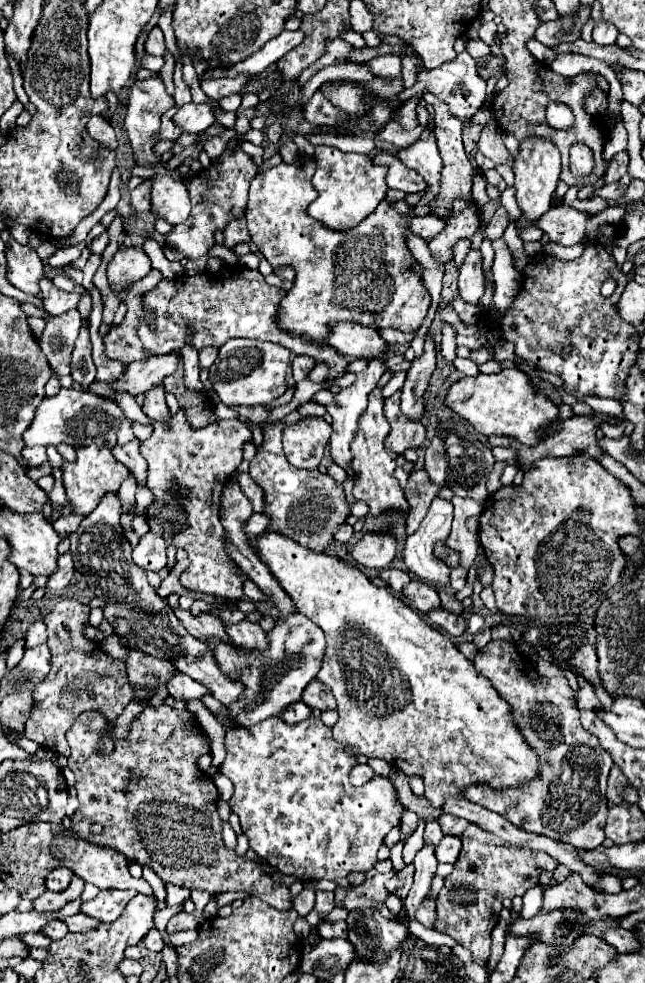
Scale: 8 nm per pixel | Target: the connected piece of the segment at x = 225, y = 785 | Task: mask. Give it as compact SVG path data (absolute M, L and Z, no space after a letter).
M216 773L216 777L214 777L214 785L216 785L216 789L218 789L220 799L222 799L222 801L230 801L234 787L232 787L232 783L230 783L222 773Z

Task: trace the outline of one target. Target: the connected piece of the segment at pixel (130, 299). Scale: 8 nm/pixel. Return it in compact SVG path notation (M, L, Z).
M152 269L144 279L132 283L126 291L124 291L124 303L128 305L126 317L122 321L122 325L112 327L110 333L104 337L104 345L106 345L106 355L110 359L122 361L124 365L130 365L134 361L142 361L148 359L150 355L146 355L142 341L138 339L138 323L142 323L142 319L148 319L146 309L142 307L142 295L150 289L154 289L158 283L162 281L162 273Z

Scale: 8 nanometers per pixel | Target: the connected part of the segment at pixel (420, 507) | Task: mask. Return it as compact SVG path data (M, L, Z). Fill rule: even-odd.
M414 469L408 477L408 485L404 489L406 499L410 503L410 515L406 519L406 533L414 533L424 519L432 499L438 495L440 487L436 483L430 483L430 477L426 475L426 469Z

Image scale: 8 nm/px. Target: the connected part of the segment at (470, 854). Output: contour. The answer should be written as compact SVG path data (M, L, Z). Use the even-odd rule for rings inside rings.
M470 823L462 833L462 851L458 861L454 863L454 871L444 877L444 887L436 897L438 919L434 923L434 929L450 935L460 945L464 945L478 965L486 965L492 943L490 933L500 919L502 899L524 895L538 883L542 871L554 871L556 867L558 861L544 851L510 845Z

